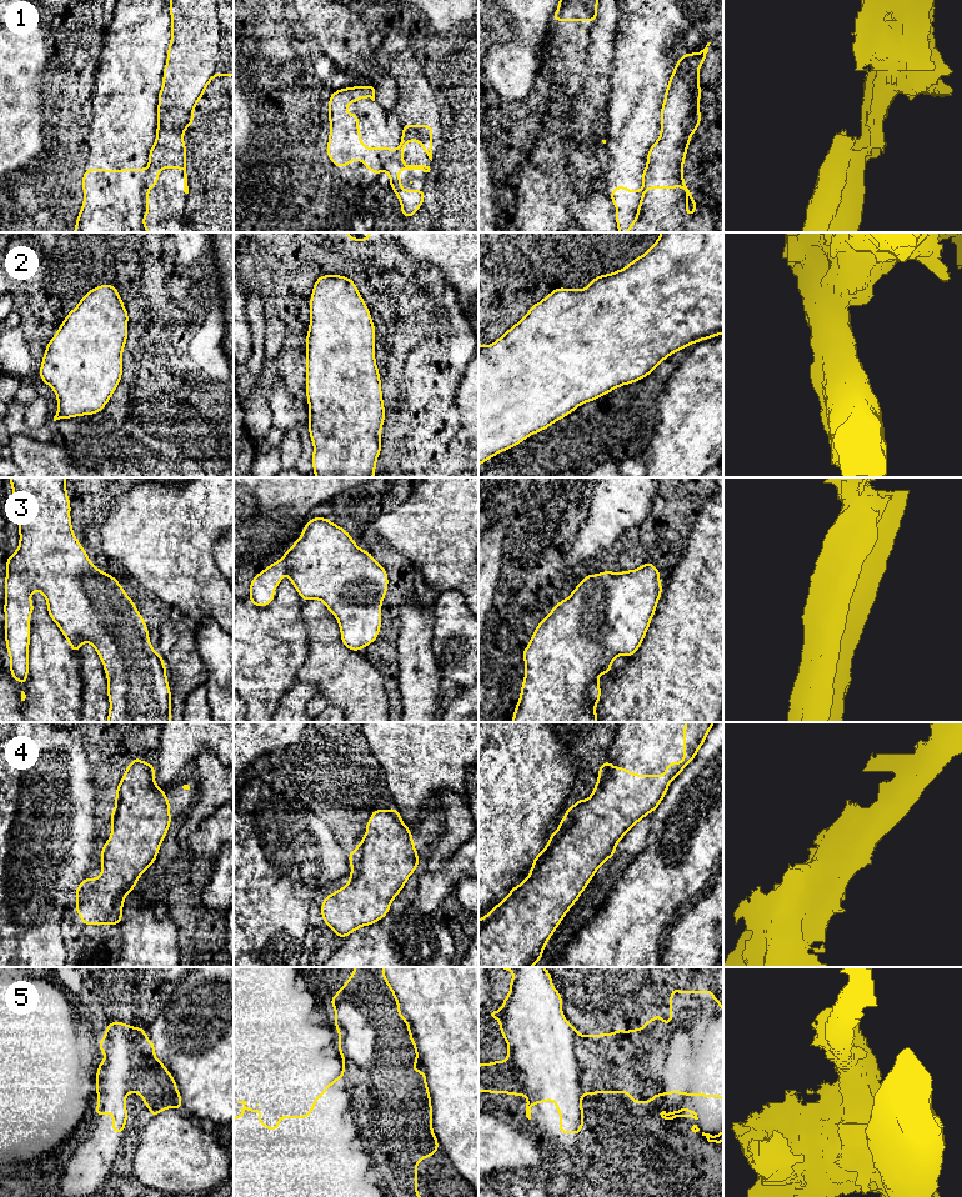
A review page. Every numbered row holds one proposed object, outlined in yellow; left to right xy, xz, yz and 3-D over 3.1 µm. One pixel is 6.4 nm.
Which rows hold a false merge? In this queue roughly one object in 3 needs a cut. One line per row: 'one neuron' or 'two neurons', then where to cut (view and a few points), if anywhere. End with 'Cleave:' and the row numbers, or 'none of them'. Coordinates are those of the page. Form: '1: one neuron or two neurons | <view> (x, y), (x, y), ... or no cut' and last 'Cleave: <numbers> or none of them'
1: two neurons | xy (148, 169), (143, 218)
2: two neurons | yz (566, 289), (560, 372), (520, 415), (479, 417)
3: one neuron | no cut
4: one neuron | no cut
5: two neurons | xz (344, 1063), (357, 1065), (376, 1057), (401, 1060), (412, 1067)
Cleave: 1, 2, 5

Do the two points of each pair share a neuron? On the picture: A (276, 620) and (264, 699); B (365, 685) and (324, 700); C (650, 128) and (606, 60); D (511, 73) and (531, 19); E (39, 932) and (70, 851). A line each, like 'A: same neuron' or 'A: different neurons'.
A: same neuron
B: same neuron
C: different neurons
D: same neuron
E: same neuron

